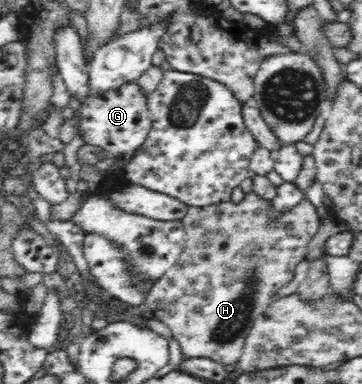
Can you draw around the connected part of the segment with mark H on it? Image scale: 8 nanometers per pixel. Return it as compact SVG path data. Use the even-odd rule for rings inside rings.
M254 192L246 193L243 200L237 204L231 201L222 201L222 203L207 205L202 208L188 206L186 215L181 220L186 230L187 240L185 241L185 247L182 250L179 260L169 271L164 272L164 275L160 277L160 279L157 279L153 283L150 291L146 294L146 299L138 306L146 320L160 320L170 328L173 337L180 343L181 351L184 356L206 357L222 365L236 364L242 355L245 339L252 327L254 319L266 312L269 305L274 300L278 299L278 297L274 296L274 293L292 279L296 265L305 259L305 253L307 252L307 245L309 244L310 238L314 237L315 233L318 233L321 220L316 212L316 207L307 200L306 197L296 205L296 207L292 207L290 211L286 211L286 213L276 213L271 208L269 200L258 197Z

